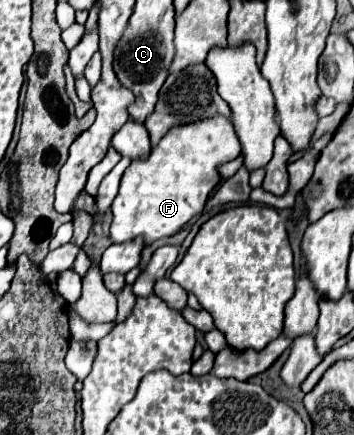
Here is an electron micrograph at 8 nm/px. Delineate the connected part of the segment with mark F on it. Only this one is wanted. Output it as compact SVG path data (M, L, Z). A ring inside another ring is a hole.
M216 115L170 129L146 159L136 159L126 169L120 191L112 203L112 241L124 243L142 235L146 245L150 245L158 239L176 235L192 217L202 213L210 191L220 181L218 165L238 155L240 141L228 117Z

